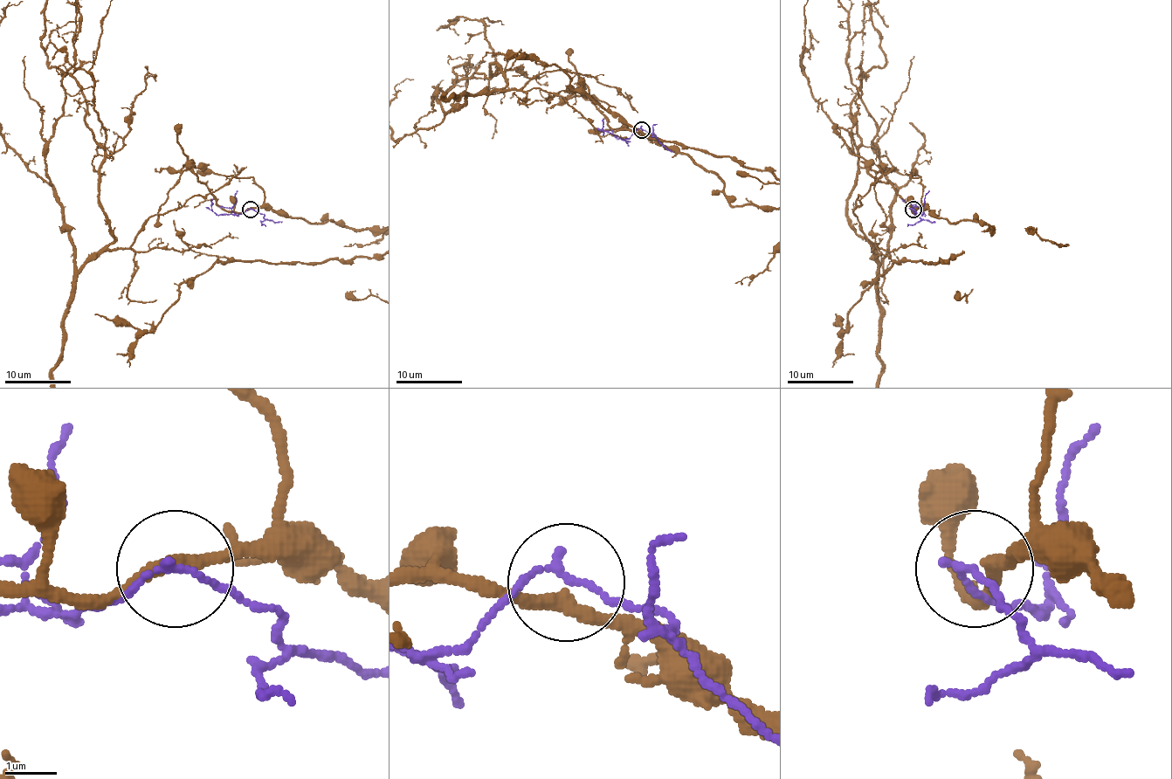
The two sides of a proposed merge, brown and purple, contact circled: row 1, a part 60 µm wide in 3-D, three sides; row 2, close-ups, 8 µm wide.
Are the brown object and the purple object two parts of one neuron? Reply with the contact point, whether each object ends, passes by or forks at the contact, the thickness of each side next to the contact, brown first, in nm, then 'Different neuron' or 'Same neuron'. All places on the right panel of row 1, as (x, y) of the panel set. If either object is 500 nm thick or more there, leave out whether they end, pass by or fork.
Place: (913, 209). At the ring brown passes by. At the ring purple passes by. Thickness 240 nm (brown) against 120 nm. Different neuron

